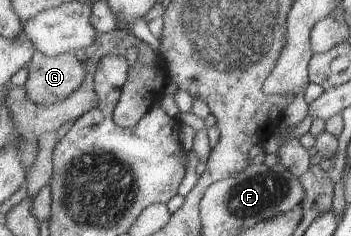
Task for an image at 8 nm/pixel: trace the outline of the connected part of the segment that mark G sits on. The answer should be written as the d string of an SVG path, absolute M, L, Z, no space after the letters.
M37 51L27 67L29 79L24 87L31 101L39 105L65 101L87 78L85 65L74 53L49 56Z

